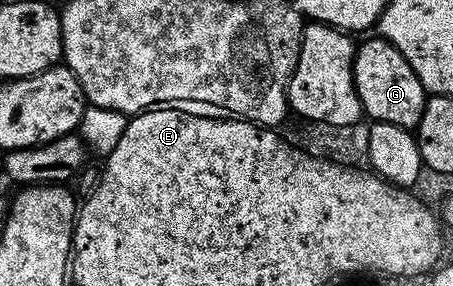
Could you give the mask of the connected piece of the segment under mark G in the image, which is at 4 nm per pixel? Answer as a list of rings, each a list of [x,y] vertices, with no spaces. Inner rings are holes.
[[[374,39],[360,43],[355,49],[353,78],[363,111],[368,117],[372,116],[372,121],[381,124],[396,124],[408,130],[418,129],[428,93],[423,91],[417,74],[413,74],[413,66],[405,62],[401,50],[385,39]]]

